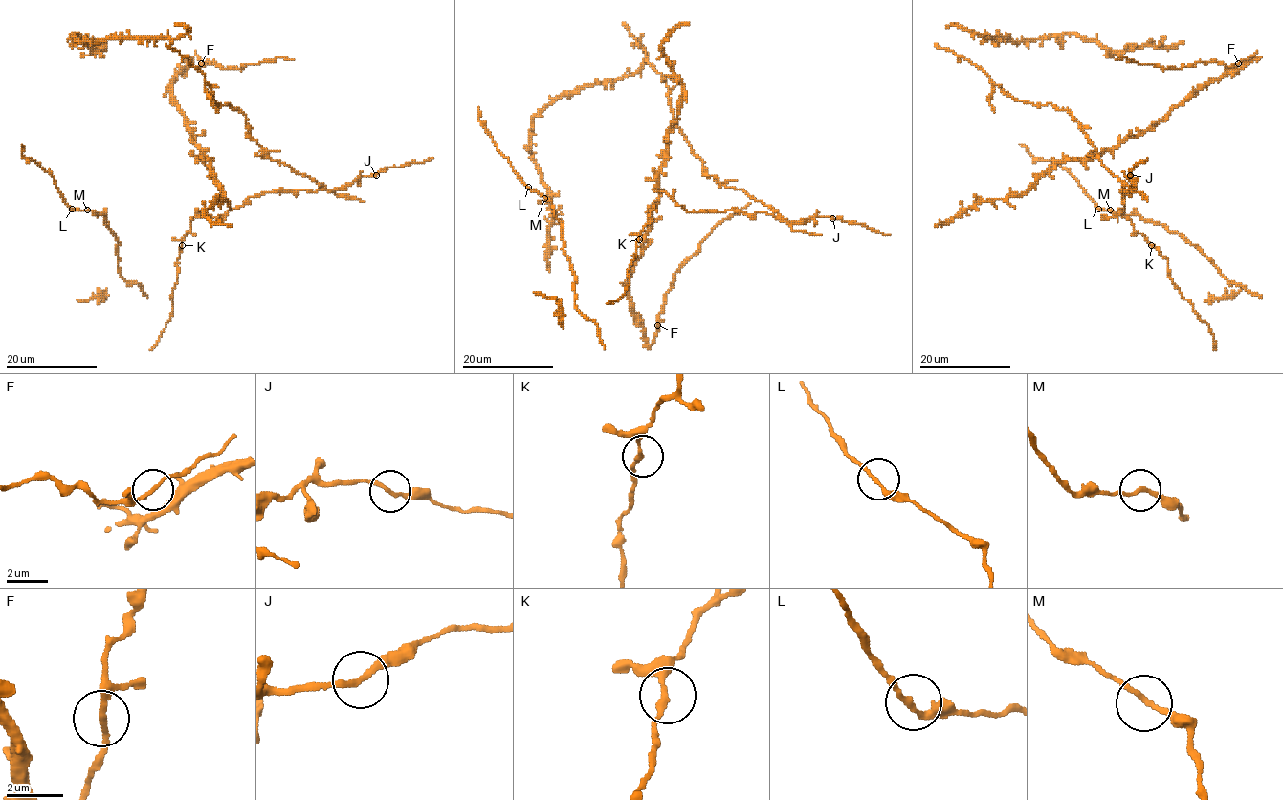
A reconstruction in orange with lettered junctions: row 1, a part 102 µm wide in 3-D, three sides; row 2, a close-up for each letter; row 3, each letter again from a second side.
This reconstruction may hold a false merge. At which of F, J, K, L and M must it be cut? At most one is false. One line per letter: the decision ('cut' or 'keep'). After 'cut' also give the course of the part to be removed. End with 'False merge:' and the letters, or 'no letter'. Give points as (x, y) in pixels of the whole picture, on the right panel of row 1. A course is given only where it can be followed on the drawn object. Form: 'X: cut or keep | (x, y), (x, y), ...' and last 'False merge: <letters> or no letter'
F: keep
J: cut | (1131, 174), (1133, 190), (1101, 163), (1097, 150), (1066, 109), (1019, 101), (973, 63), (936, 44)
K: keep
L: keep
M: keep
False merge: J

